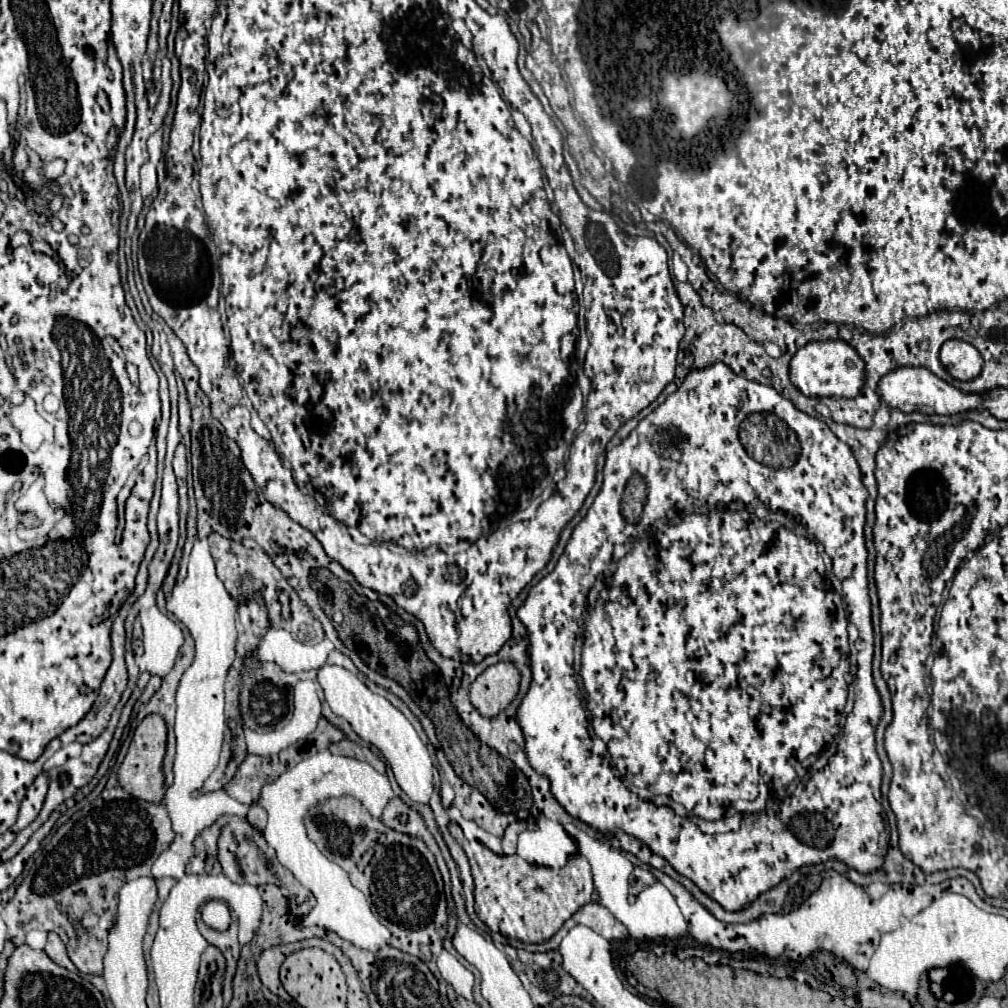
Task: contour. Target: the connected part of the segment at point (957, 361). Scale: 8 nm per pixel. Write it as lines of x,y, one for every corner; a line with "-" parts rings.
949,339
941,347
941,363
945,371
959,381
971,381
981,373
983,359
979,351
961,339

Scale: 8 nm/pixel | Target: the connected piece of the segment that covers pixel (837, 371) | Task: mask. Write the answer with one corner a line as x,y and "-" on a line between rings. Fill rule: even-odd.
811,341
793,355
791,381
807,397
857,397
865,381
865,361
845,341

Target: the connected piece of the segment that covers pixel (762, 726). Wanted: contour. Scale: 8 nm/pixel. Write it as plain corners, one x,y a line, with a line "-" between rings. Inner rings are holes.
719,361
719,363
715,363
715,365
709,365
709,367
707,367
707,369
691,369
691,373
689,373
689,375
687,375
687,377
685,377
685,381
683,381
683,385
681,385
681,387
679,387
679,389
677,389
677,391
675,391
675,393
673,393
673,395
669,395
669,397
667,397
667,399
665,399
665,403
663,403
663,405
659,405
659,407
655,407
655,409
653,409
653,411
651,411
651,413
649,413
649,415
647,415
647,417
645,417
645,419
643,419
643,421
639,421
639,425
637,425
637,427
635,427
635,429
633,429
633,431
631,431
631,433
629,433
629,435
627,435
627,437
625,437
625,439
623,439
623,441
621,441
621,443
619,443
619,445
617,445
617,447
613,447
613,449
611,449
611,451
607,451
607,461
605,461
605,467
603,467
603,485
601,485
601,491
599,491
599,493
597,493
597,497
595,497
595,501
593,501
593,505
591,505
591,509
589,509
589,513
587,513
587,515
585,515
585,519
583,519
583,521
581,521
581,523
577,523
577,525
575,525
575,529
573,529
573,533
571,533
571,539
569,539
569,543
567,543
567,545
565,545
565,551
563,551
563,555
561,555
561,557
559,557
559,561
557,561
557,565
555,565
555,569
553,569
553,571
551,571
551,573
549,573
549,575
547,575
547,577
543,577
543,579
541,579
541,581
539,581
539,583
537,583
537,585
535,585
535,587
531,587
531,591
529,591
529,595
527,595
527,599
525,599
525,601
523,601
523,605
521,605
521,607
519,607
519,609
517,609
517,617
519,617
519,619
521,619
521,623
523,623
523,625
525,625
525,629
527,629
527,637
529,637
529,649
527,649
527,653
529,653
529,665
531,665
531,685
529,685
529,691
527,691
527,695
525,695
525,697
523,697
523,701
521,701
521,705
519,705
519,707
517,707
517,721
519,721
519,725
521,725
521,731
523,731
523,737
525,737
525,753
527,753
527,761
529,761
529,763
531,763
531,767
533,767
533,769
535,769
535,771
537,771
537,773
539,773
539,775
543,775
543,777
547,777
547,779
549,779
549,783
551,783
551,793
553,793
553,797
555,797
555,799
557,799
557,801
559,801
559,805
561,805
561,807
563,807
563,809
565,809
565,811
567,811
567,813
569,813
569,815
571,815
571,817
575,817
575,819
579,819
579,821
583,821
583,823
587,823
587,825
589,825
589,827
593,827
593,829
595,829
595,831
599,831
599,833
603,833
603,835
613,835
613,833
615,833
615,831
621,831
621,833
627,833
627,835
631,835
631,837
635,837
635,839
639,839
639,841
641,841
641,843
645,843
645,845
647,845
647,847
649,847
649,849
651,849
651,851
653,851
653,853
657,853
657,855
659,855
659,857
663,857
663,859
665,859
665,861
669,861
669,865
671,865
671,867
673,867
673,869
675,869
675,871
677,871
677,873
681,873
681,875
685,875
685,877
687,877
687,879
691,879
691,881
693,881
693,883
695,883
695,885
697,885
697,887
699,887
699,889
701,889
701,891
703,891
703,893
707,893
707,895
709,895
709,897
711,897
711,899
715,899
715,901
717,901
717,903
719,903
719,905
721,905
721,907
723,907
723,909
727,909
727,911
739,911
739,909
747,909
747,905
751,905
751,901
755,901
755,897
759,897
759,893
765,893
765,891
767,891
767,889
773,889
773,887
775,887
775,885
779,885
779,881
783,881
783,877
789,877
789,875
791,875
791,873
795,873
795,871
797,871
797,869
799,869
799,867
805,867
805,865
819,865
819,863
825,863
825,861
829,861
829,859
837,859
837,861
843,861
843,863
845,863
845,865
847,865
847,867
851,867
851,869
855,869
855,871
859,871
859,873
863,873
863,875
867,875
867,873
873,873
873,871
879,871
879,865
883,865
883,857
885,857
885,853
887,853
887,849
883,849
883,847
881,847
881,845
885,845
885,843
883,843
883,841
885,841
885,839
881,839
881,837
883,837
883,835
885,835
885,831
887,831
887,817
885,817
885,811
883,811
883,807
881,807
881,773
883,773
883,769
881,769
881,761
879,761
879,757
877,757
877,751
876,751
876,741
875,741
875,727
877,727
877,725
879,725
879,721
881,721
881,715
883,715
883,703
881,703
881,695
879,695
879,691
877,691
877,687
875,687
875,684
874,684
874,680
873,680
873,674
872,674
872,661
873,661
873,656
874,656
874,641
875,641
875,639
873,639
873,629
871,629
871,601
869,601
869,588
868,588
868,569
867,569
867,557
868,557
868,552
867,552
867,547
865,547
865,537
863,537
863,527
865,527
865,501
867,501
867,489
865,489
865,485
863,485
863,481
861,481
861,471
859,471
859,465
857,465
857,461
855,461
855,457
853,457
853,453
851,453
851,449
849,449
849,445
847,445
847,443
843,443
843,441
839,441
839,439
837,439
837,437
835,437
835,433
833,433
833,431
831,431
831,429
829,429
829,427
827,427
827,425
825,425
825,423
823,423
823,421
821,421
821,419
817,419
817,417
811,417
811,415
807,415
807,413
803,413
803,411
799,411
799,409
795,409
795,405
793,405
793,403
791,403
791,401
789,401
789,399
785,399
785,397
783,397
783,395
779,395
779,393
777,393
777,391
775,391
775,389
773,389
773,387
771,387
771,385
761,385
761,383
755,383
755,381
749,381
749,379
745,379
745,377
739,377
739,375
735,375
735,373
731,373
731,369
727,369
727,365
723,365
723,363
721,363
721,361
-
759,411
765,411
765,413
775,413
775,415
777,415
777,417
781,417
781,419
783,419
783,421
785,421
785,423
787,423
787,427
789,427
789,429
791,429
791,431
793,431
793,433
795,433
795,435
797,435
797,439
799,439
799,441
797,441
797,447
795,447
795,457
793,457
793,443
791,443
791,447
789,447
789,443
785,443
785,447
783,447
783,449
779,449
779,445
777,445
777,463
773,463
773,469
771,469
771,467
769,467
769,465
763,465
763,463
757,463
757,461
755,461
755,459
751,459
751,457
749,457
749,455
747,455
747,453
743,453
743,447
741,447
741,443
739,443
739,437
737,437
737,429
739,429
739,425
741,425
741,421
743,421
743,419
745,419
745,417
747,417
747,415
749,415
749,413
759,413
-
633,473
641,473
641,475
643,475
643,477
645,477
645,481
647,481
647,487
648,487
648,497
647,497
647,501
646,501
646,504
645,504
645,507
644,507
644,511
643,511
643,517
641,517
641,523
639,523
639,524
637,524
637,525
633,525
633,524
629,524
629,523
625,523
625,519
623,519
623,515
621,515
621,495
623,495
623,487
625,487
625,483
627,483
627,479
629,479
629,477
631,477
631,475
633,475
-
731,501
735,501
735,503
745,503
745,505
749,505
749,507
755,507
755,505
757,505
757,503
761,503
761,501
767,501
767,505
769,505
769,507
771,507
771,509
783,509
783,511
787,511
787,513
789,513
789,515
793,515
793,517
797,517
797,519
799,519
799,521
801,521
801,523
803,523
803,525
805,525
805,527
807,527
807,537
805,537
805,535
799,535
799,533
793,533
793,531
789,531
789,529
785,529
785,527
781,527
781,525
779,525
779,523
773,523
773,521
763,521
763,519
759,519
759,517
757,517
757,515
755,515
755,513
753,513
753,511
747,511
747,509
737,509
737,511
733,511
733,513
731,513
731,511
721,511
721,509
711,509
711,513
713,513
713,515
711,515
711,513
701,513
701,511
693,511
693,513
689,513
689,515
683,515
683,517
681,517
681,519
679,519
679,521
665,521
665,523
661,523
661,525
657,525
657,527
653,527
653,525
655,525
655,521
657,521
657,519
667,519
667,517
671,517
671,509
669,509
669,505
671,505
671,507
673,507
673,505
675,505
675,507
677,507
677,509
681,509
681,507
684,507
684,505
717,505
717,503
719,503
719,505
729,505
729,503
731,503
-
631,539
635,539
635,543
633,543
633,551
631,551
631,553
627,553
627,555
625,555
625,557
623,557
623,559
619,559
619,563
617,563
617,569
615,569
615,573
613,573
613,577
611,577
611,587
609,587
609,599
605,599
605,589
603,589
603,593
601,593
601,595
599,595
599,601
597,601
597,605
595,605
595,609
593,609
593,611
589,611
589,613
587,613
587,615
585,615
585,607
587,607
587,593
589,593
589,589
591,589
591,585
593,585
593,583
595,583
595,579
597,579
597,577
599,577
599,575
603,575
603,571
605,571
605,569
609,569
609,565
611,565
611,549
613,549
613,545
615,545
615,543
629,543
629,541
631,541
-
817,543
823,543
823,547
825,547
825,553
827,553
827,555
829,555
829,557
831,557
831,559
833,559
833,573
835,573
835,575
837,575
837,577
839,577
839,579
841,579
841,583
843,583
843,597
845,597
845,601
847,601
847,605
849,605
849,611
851,611
851,617
849,617
849,619
851,619
851,621
853,621
853,623
855,623
855,625
857,625
857,627
859,627
859,634
858,634
858,629
857,629
857,628
856,628
856,626
855,626
855,625
854,625
854,624
852,624
852,623
849,623
849,624
848,624
848,627
847,627
847,615
845,615
845,611
843,611
843,607
841,607
841,605
839,605
839,597
835,597
835,595
833,595
833,585
831,585
831,581
829,581
829,579
827,579
827,575
825,575
825,563
823,563
823,557
821,557
821,555
819,555
819,549
817,549
-
583,615
585,615
585,623
583,623
583,627
585,627
585,633
583,633
583,653
581,653
581,669
579,669
579,677
581,677
581,681
583,681
583,689
585,689
585,697
587,697
587,709
589,709
589,713
591,713
591,727
593,727
593,733
595,733
595,735
597,735
597,737
599,737
599,739
601,739
601,741
603,741
603,743
605,743
605,745
607,745
607,753
609,753
609,759
611,759
611,763
613,763
613,767
615,767
615,769
617,769
617,771
619,771
619,775
621,775
621,777
625,777
625,779
629,779
629,781
631,781
631,783
633,783
633,785
635,785
635,787
647,787
647,789
649,789
649,791
651,791
651,793
653,793
653,795
663,795
663,793
665,793
665,795
669,795
669,797
671,797
671,799
673,799
673,801
677,801
677,803
681,803
681,805
683,805
683,807
685,807
685,809
687,809
687,815
689,815
689,817
699,817
699,819
705,819
705,821
717,821
717,819
723,819
723,817
725,817
725,815
735,815
735,813
741,813
741,815
743,815
743,821
741,821
741,831
739,831
739,833
725,833
725,835
707,835
707,833
701,833
701,831
699,831
699,827
697,827
697,825
695,825
695,821
693,821
693,819
689,819
689,817
677,817
677,815
675,815
675,813
673,813
673,811
671,811
671,809
669,809
669,807
655,807
655,805
653,805
653,803
643,803
643,801
641,801
641,799
639,799
639,797
637,797
637,795
635,795
635,793
631,793
631,791
629,791
629,789
627,789
627,787
625,787
625,783
623,783
623,781
621,781
621,779
619,779
619,777
617,777
617,775
615,775
615,771
613,771
613,767
611,767
611,765
609,765
609,761
607,761
607,759
605,759
605,757
601,757
601,755
593,755
593,753
591,753
591,737
589,737
589,731
587,731
587,715
585,715
585,699
583,699
583,695
579,695
579,687
577,687
577,685
575,685
575,673
573,673
573,643
575,643
575,637
577,637
577,635
579,635
579,634
580,634
580,632
581,632
581,630
580,630
580,627
579,627
579,623
581,623
581,621
583,621
-
858,635
859,635
859,641
857,641
857,672
856,672
856,675
855,675
855,678
854,678
854,681
853,681
853,683
852,683
852,685
853,685
853,686
852,686
852,685
850,685
850,686
849,686
849,683
851,683
851,673
849,673
849,661
847,661
847,657
849,657
849,652
850,652
850,646
852,646
852,647
854,647
854,643
855,643
855,642
856,642
856,640
857,640
857,639
858,639
-
839,726
840,726
840,727
843,727
843,731
841,731
841,739
839,739
839,751
837,751
837,753
835,753
835,755
833,755
833,757
831,757
831,759
829,759
829,765
825,765
825,769
821,769
821,771
817,771
817,773
815,773
815,771
811,771
811,767
813,767
813,765
815,765
815,761
817,761
817,757
821,757
821,756
825,756
825,757
829,757
829,749
827,749
827,747
825,747
825,745
827,745
827,743
833,743
833,741
835,741
835,737
837,737
837,733
839,733
-
771,797
775,797
775,799
779,799
779,813
777,813
777,815
767,815
767,813
763,813
763,809
765,809
765,805
767,805
767,801
769,801
769,799
771,799

